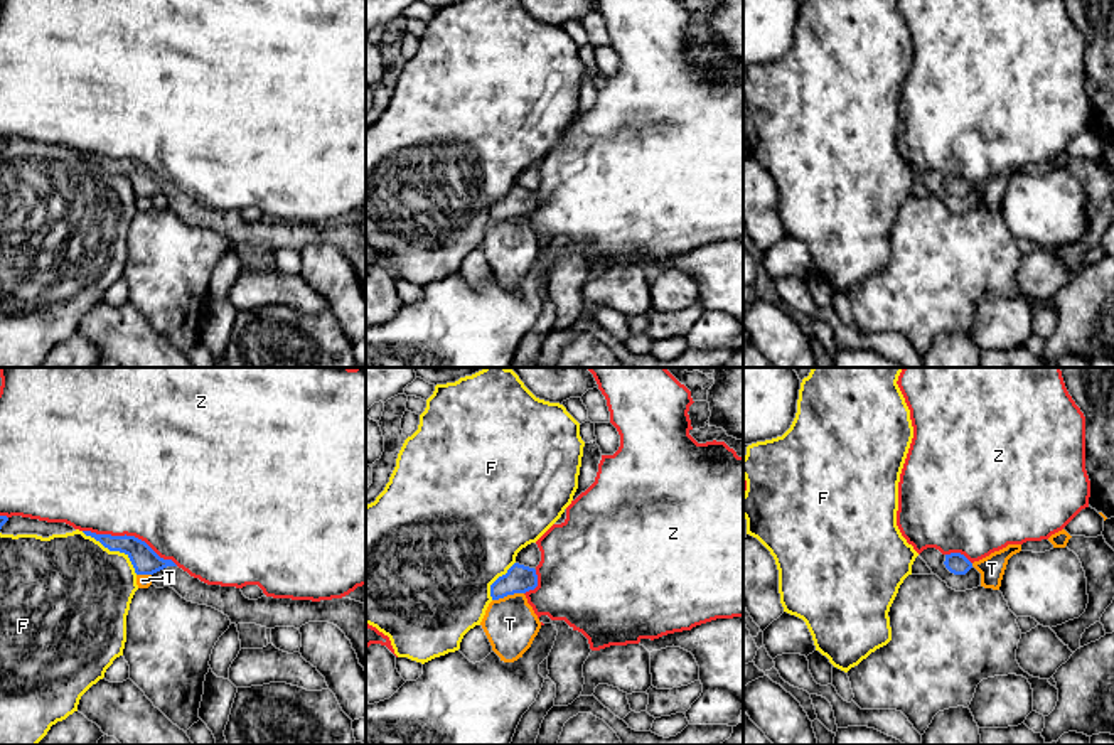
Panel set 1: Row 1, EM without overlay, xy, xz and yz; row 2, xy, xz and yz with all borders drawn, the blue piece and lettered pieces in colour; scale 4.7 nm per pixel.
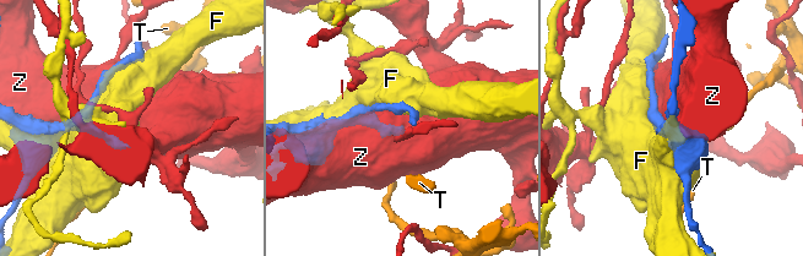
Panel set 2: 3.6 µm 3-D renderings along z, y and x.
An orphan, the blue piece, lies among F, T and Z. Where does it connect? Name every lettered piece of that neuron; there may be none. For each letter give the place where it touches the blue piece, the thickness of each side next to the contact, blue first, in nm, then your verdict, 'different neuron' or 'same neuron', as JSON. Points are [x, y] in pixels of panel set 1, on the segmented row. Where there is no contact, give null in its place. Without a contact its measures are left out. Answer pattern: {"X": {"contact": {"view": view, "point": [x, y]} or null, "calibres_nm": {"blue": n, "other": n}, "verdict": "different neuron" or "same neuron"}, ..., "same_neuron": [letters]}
{"F": {"contact": {"view": "xy", "point": [113, 550]}, "calibres_nm": {"blue": 130, "other": 480}, "verdict": "different neuron"}, "T": {"contact": {"view": "xz", "point": [508, 594]}, "calibres_nm": {"blue": 140, "other": 260}, "verdict": "different neuron"}, "Z": {"contact": {"view": "xy", "point": [130, 536]}, "calibres_nm": {"blue": 130, "other": 480}, "verdict": "different neuron"}, "same_neuron": []}

